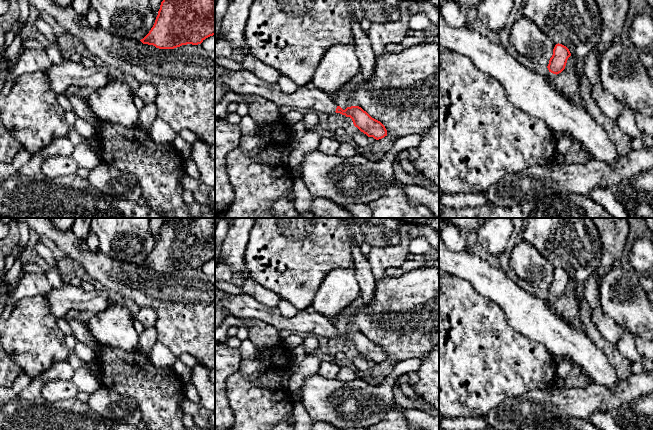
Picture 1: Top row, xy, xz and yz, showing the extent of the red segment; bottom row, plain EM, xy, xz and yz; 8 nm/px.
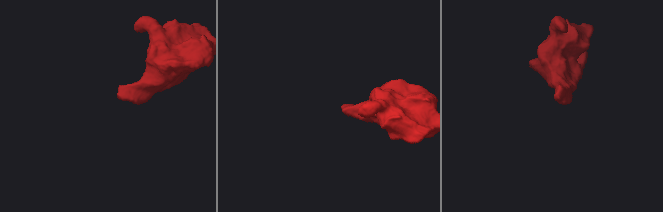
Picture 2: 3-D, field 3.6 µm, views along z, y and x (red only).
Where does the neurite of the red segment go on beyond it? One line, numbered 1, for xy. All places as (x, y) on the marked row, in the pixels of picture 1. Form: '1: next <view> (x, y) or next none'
1: next none

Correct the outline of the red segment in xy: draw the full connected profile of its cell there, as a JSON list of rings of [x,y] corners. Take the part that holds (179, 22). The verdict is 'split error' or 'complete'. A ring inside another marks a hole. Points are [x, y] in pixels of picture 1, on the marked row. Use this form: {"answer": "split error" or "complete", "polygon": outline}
{"answer": "complete", "polygon": [[[163,0],[155,23],[140,41],[159,49],[201,44],[215,35],[215,0]]]}

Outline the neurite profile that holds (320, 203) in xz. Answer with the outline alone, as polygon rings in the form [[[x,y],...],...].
[[[314,198],[312,213],[318,218],[354,218],[350,212],[326,198]]]

